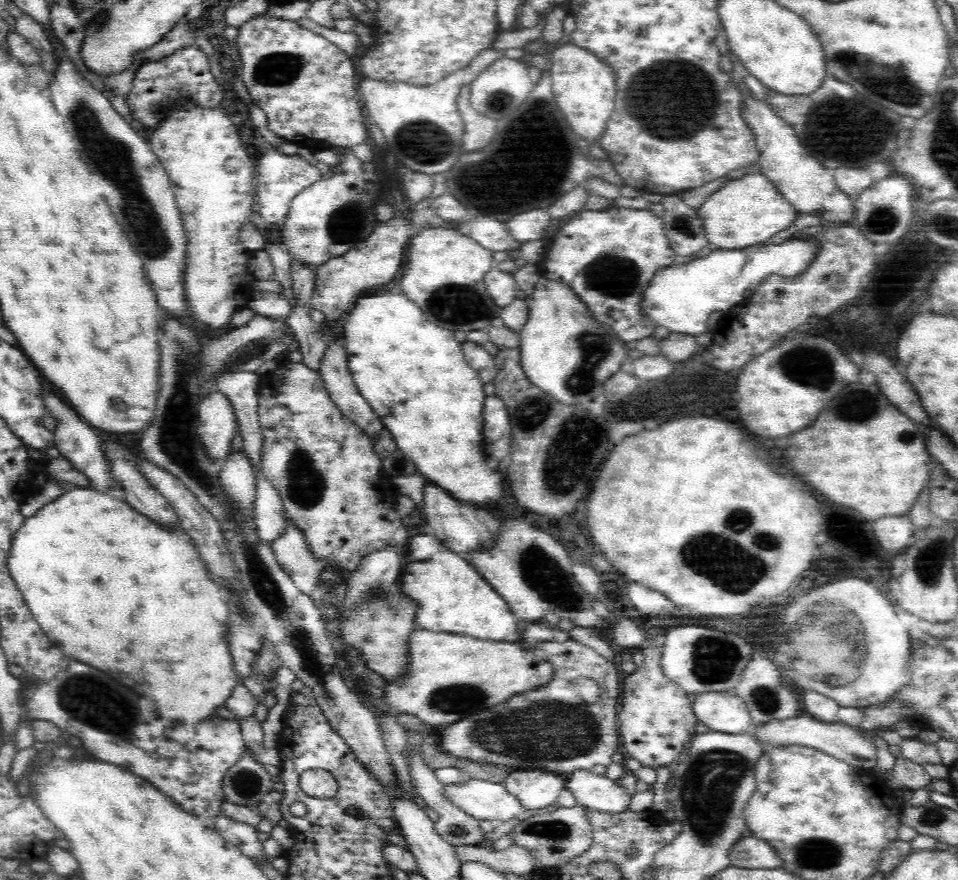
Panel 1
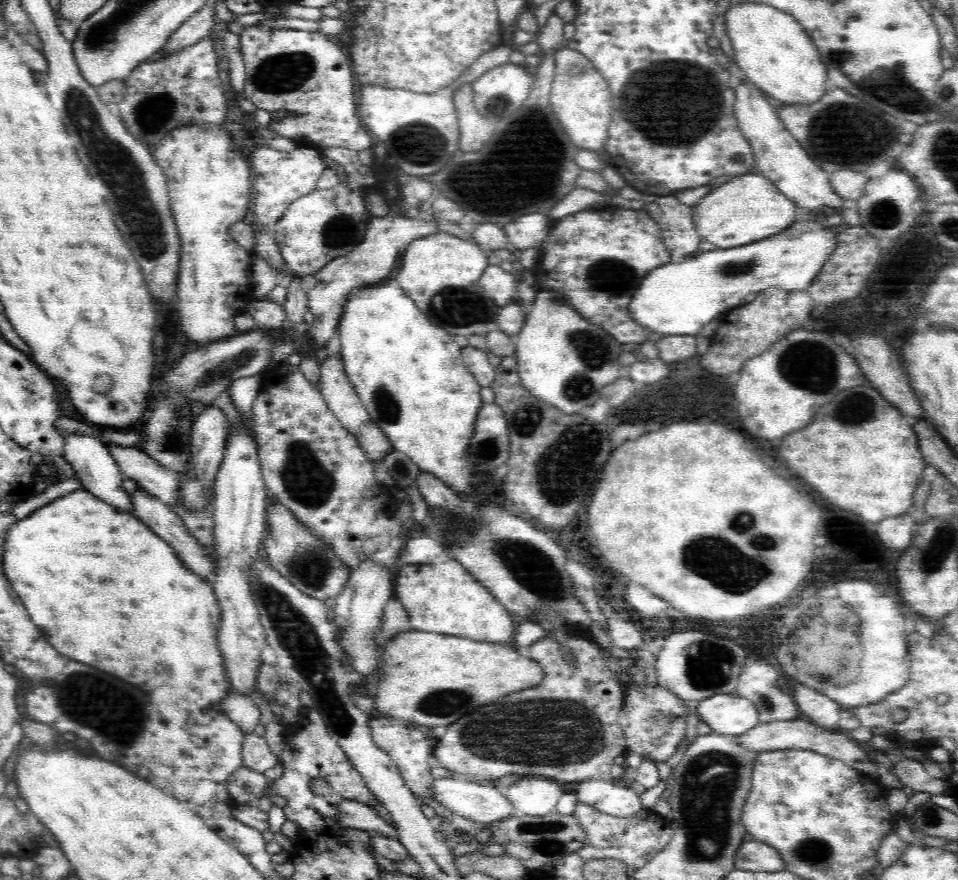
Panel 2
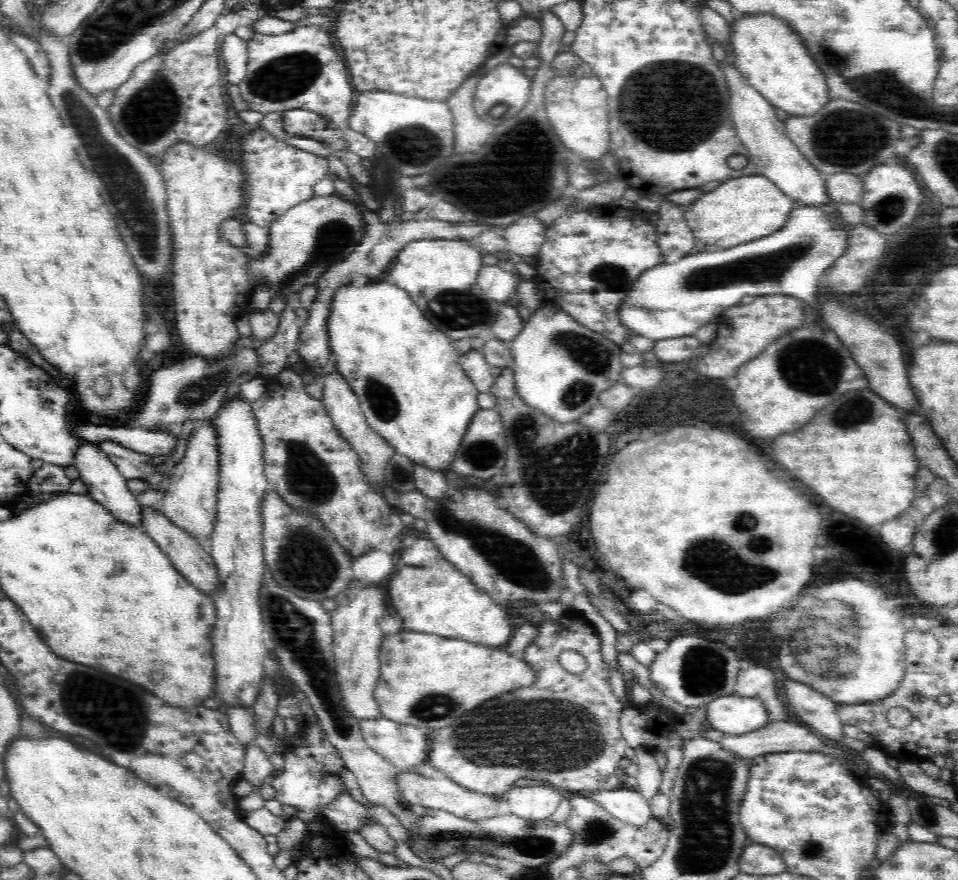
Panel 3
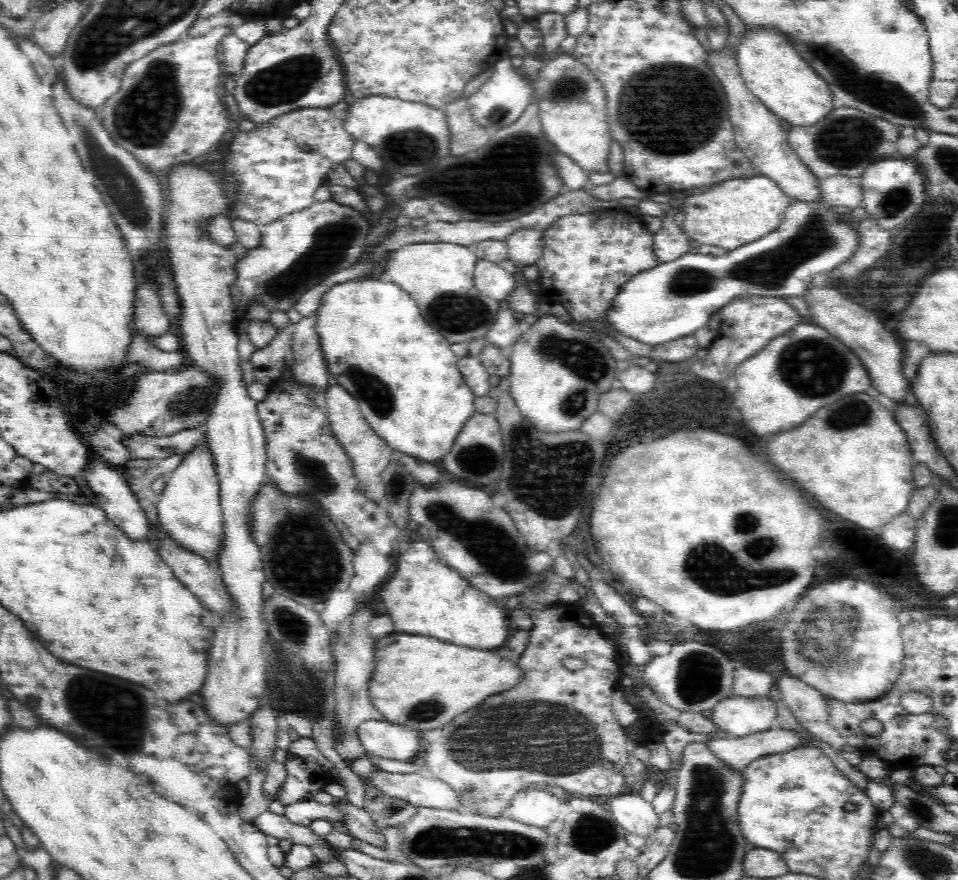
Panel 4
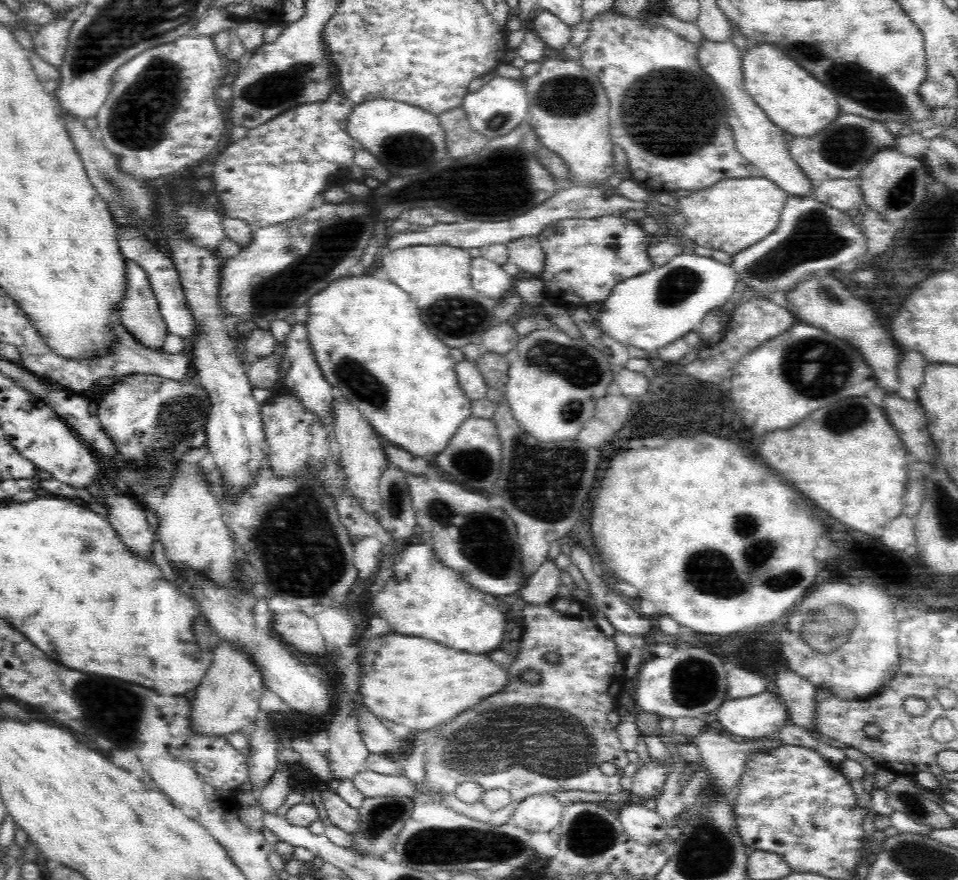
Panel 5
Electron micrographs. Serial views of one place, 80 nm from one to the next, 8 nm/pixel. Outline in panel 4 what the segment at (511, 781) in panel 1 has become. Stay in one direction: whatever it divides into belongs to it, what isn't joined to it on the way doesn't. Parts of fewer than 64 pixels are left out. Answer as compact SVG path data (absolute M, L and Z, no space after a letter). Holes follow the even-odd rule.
M534 788L516 792L512 804L503 814L530 826L547 828L554 820L561 818L564 811L565 801L546 790Z

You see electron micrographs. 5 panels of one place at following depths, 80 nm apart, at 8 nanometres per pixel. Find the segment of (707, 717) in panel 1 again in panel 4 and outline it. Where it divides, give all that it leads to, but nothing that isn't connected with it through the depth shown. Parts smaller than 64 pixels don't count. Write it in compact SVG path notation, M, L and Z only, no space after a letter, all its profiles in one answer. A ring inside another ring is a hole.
M730 696L718 701L712 710L712 721L734 737L774 728L778 708L768 697Z

